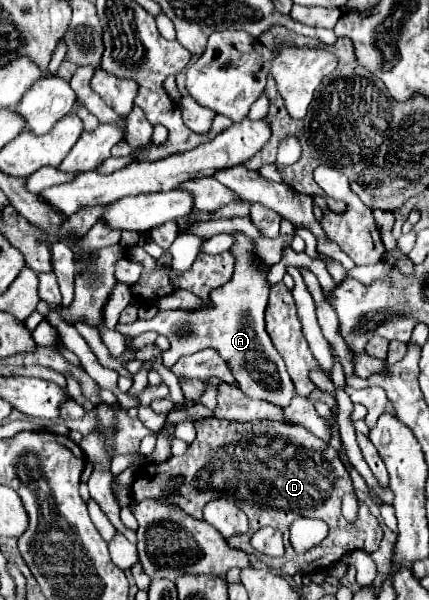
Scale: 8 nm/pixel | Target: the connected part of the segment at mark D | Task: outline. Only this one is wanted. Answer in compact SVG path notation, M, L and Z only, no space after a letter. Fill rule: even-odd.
M197 419L197 421L193 421L193 425L195 425L195 431L197 431L197 439L189 445L185 455L171 457L163 465L151 461L151 463L145 463L143 467L139 467L137 477L131 485L135 501L155 497L155 499L161 499L163 503L179 505L185 513L189 513L193 517L201 517L201 509L203 509L205 503L209 503L209 499L223 497L223 499L233 501L247 515L249 531L239 535L239 537L231 537L231 545L235 549L245 551L245 553L257 555L265 565L269 565L271 569L277 569L283 575L295 575L297 571L313 573L317 569L331 567L345 553L349 553L353 549L363 549L367 553L377 551L377 547L383 539L383 529L381 529L379 521L371 515L369 508L362 503L359 503L358 517L353 525L343 519L341 497L343 497L345 491L353 491L351 477L349 477L347 469L343 467L337 451L331 445L313 437L311 431L297 427L297 425L279 425L279 423L271 423L271 431L269 431L269 427L257 429L255 423L239 425L239 423L225 423L221 419ZM297 517L323 519L329 525L329 535L317 547L307 551L305 555L297 555L293 551L293 547L289 545L289 527L291 527L293 519L297 519ZM263 525L271 525L271 527L275 527L283 533L283 541L285 541L285 555L283 557L277 557L277 559L265 557L261 553L255 553L253 547L249 545L249 537L253 535L253 531L261 529Z

